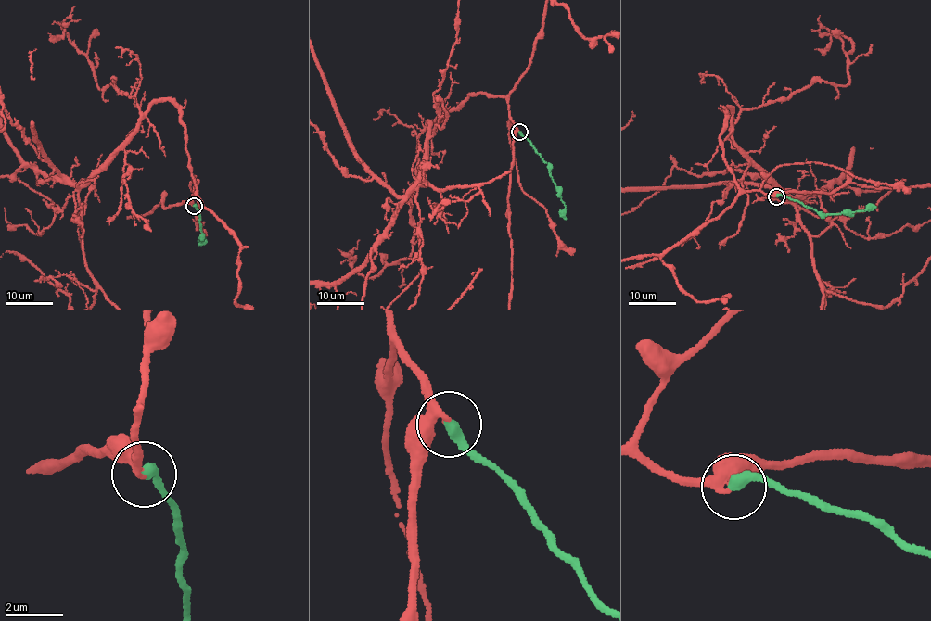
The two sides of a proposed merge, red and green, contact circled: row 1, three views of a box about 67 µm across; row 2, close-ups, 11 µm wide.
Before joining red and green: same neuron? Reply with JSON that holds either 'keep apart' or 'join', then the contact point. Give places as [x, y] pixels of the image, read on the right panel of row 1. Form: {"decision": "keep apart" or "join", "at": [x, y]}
{"decision": "join", "at": [776, 196]}

